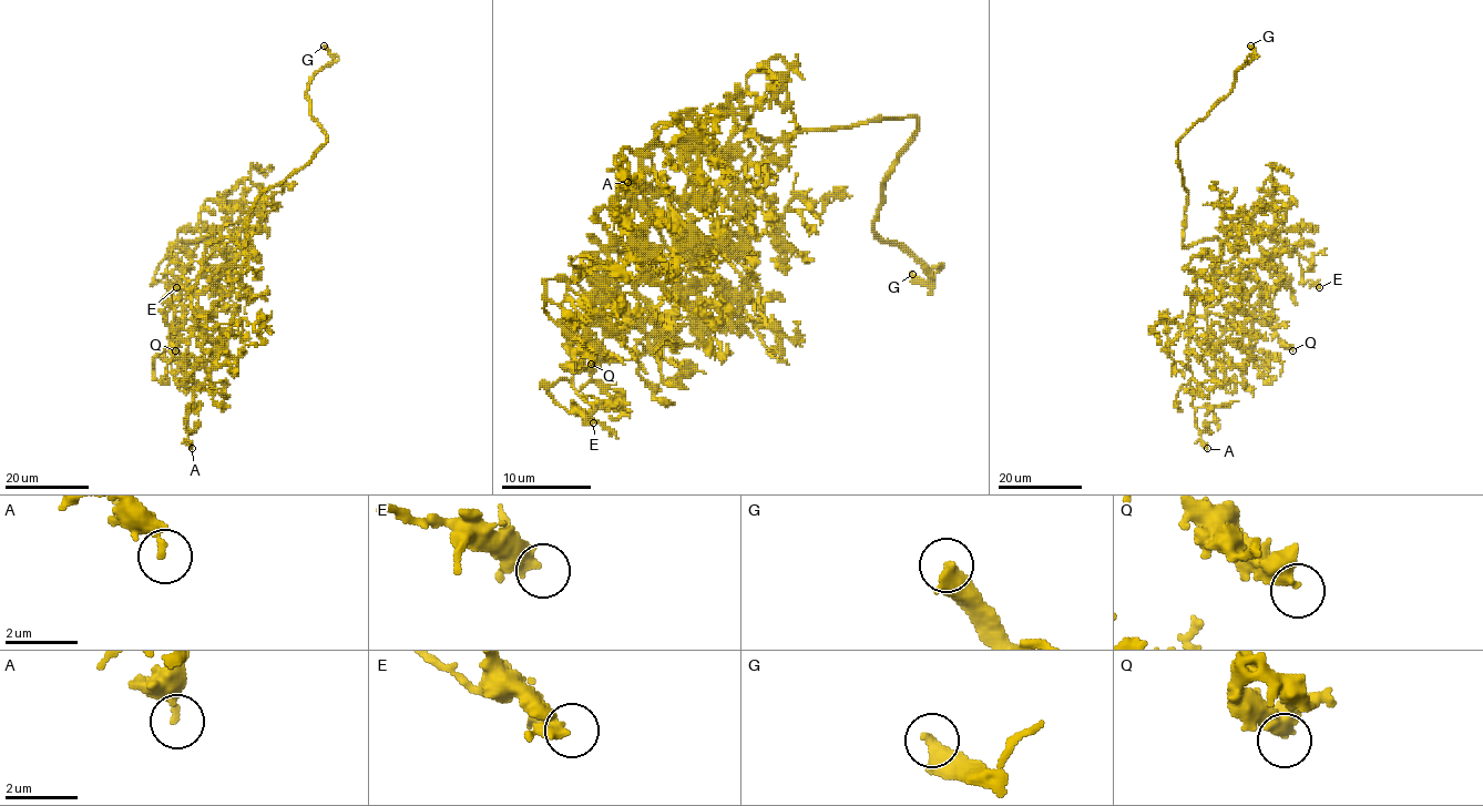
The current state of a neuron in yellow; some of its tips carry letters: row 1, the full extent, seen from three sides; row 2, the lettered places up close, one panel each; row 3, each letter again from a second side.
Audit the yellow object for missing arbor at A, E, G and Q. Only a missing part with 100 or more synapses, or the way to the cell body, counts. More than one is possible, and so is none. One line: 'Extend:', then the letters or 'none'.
Extend: G

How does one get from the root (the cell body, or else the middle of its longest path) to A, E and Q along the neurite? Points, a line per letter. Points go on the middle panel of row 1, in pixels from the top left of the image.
A: (724, 175), (663, 216), (645, 203), (627, 212), (661, 124), (692, 142), (625, 149), (627, 182)
E: (724, 175), (663, 216), (645, 203), (627, 210), (616, 289), (584, 328), (582, 364), (546, 385), (593, 422)
Q: (724, 175), (702, 197), (663, 216), (634, 203), (623, 236), (582, 261), (566, 297), (586, 333), (591, 364)

